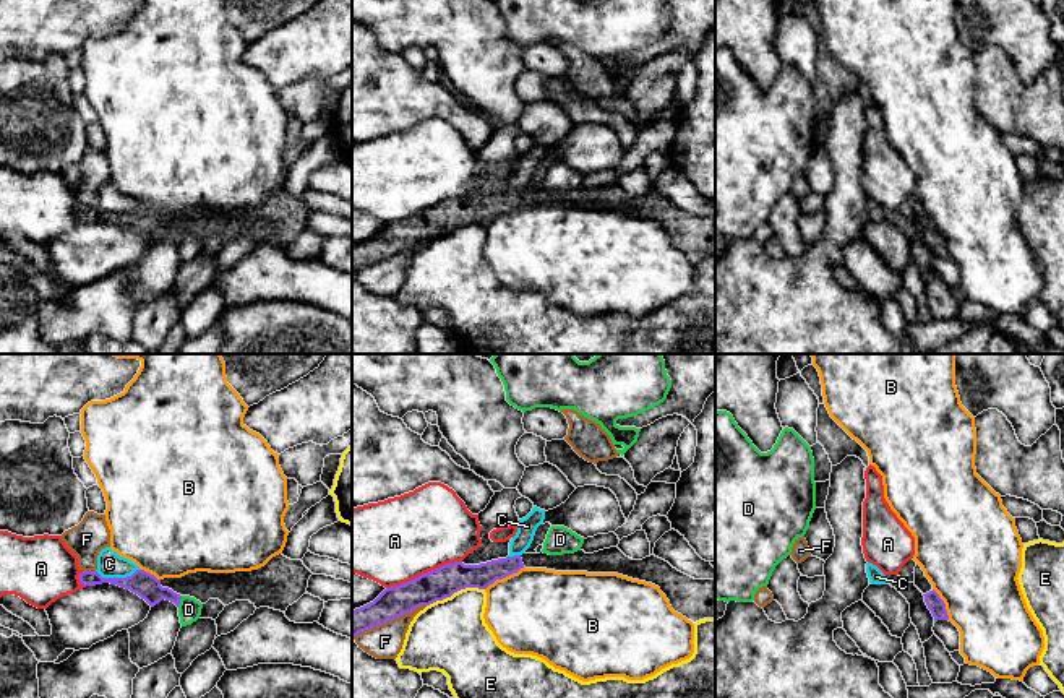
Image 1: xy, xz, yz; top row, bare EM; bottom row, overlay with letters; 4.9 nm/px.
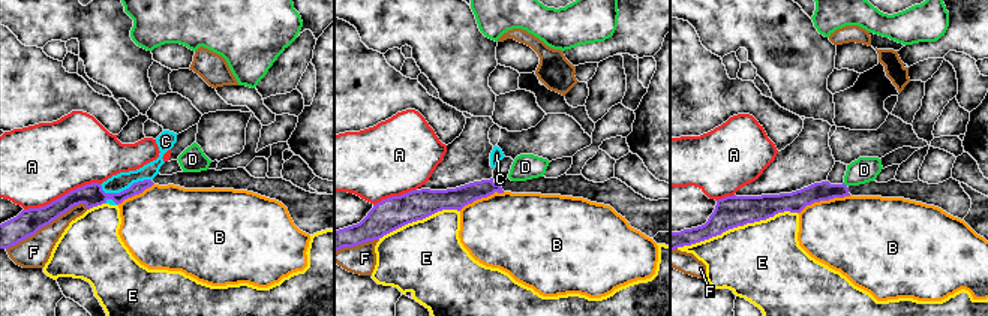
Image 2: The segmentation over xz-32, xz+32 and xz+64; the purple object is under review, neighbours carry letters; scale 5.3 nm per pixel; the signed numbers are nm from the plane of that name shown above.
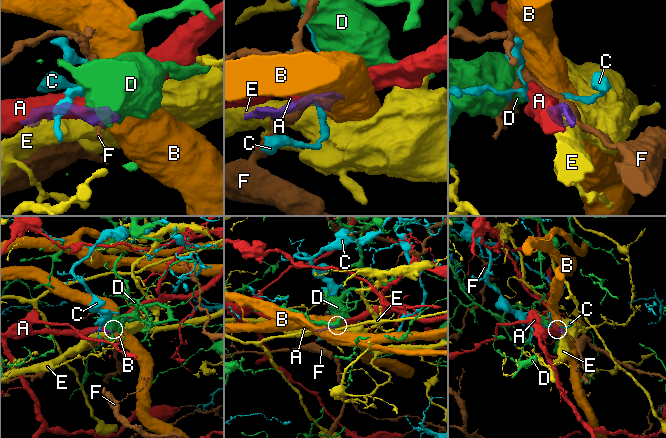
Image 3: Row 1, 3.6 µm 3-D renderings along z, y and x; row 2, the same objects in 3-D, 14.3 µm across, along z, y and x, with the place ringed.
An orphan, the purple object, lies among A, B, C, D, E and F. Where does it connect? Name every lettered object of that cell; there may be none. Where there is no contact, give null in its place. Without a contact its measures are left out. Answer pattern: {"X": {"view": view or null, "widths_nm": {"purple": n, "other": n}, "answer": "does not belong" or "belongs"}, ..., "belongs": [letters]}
{"A": {"view": "xz", "widths_nm": {"purple": 160, "other": 420}, "answer": "does not belong"}, "B": {"view": "xz", "widths_nm": {"purple": 140, "other": 420}, "answer": "does not belong"}, "C": {"view": "xy", "widths_nm": {"purple": 120, "other": 130}, "answer": "does not belong"}, "D": {"view": "xy", "widths_nm": {"purple": 120, "other": 110}, "answer": "does not belong"}, "E": {"view": "xz", "widths_nm": {"purple": 160, "other": 360}, "answer": "does not belong"}, "F": {"view": "xz", "widths_nm": {"purple": 150, "other": 180}, "answer": "does not belong"}, "belongs": []}

